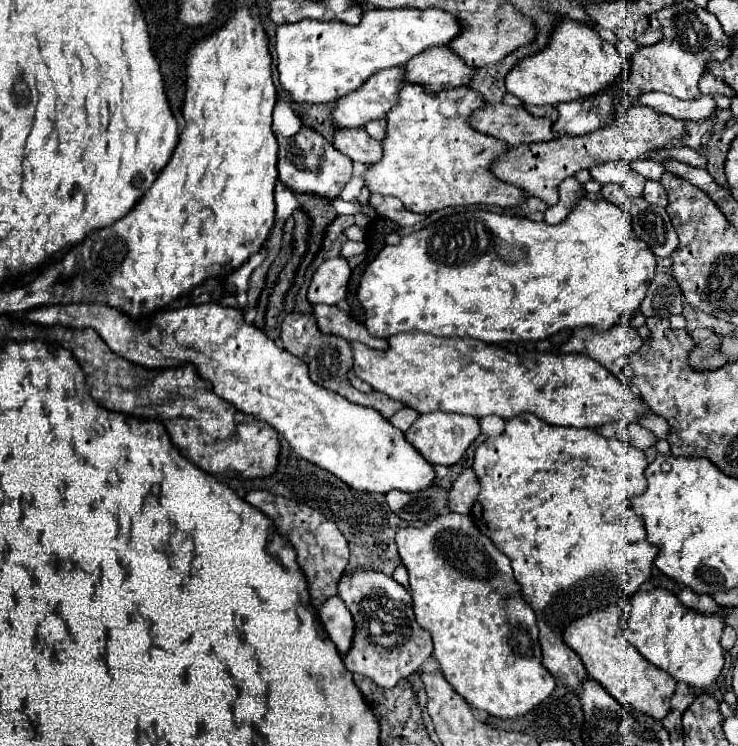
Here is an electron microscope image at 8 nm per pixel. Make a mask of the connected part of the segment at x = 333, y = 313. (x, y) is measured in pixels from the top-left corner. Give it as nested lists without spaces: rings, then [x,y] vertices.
[[[311,305],[311,311],[323,333],[339,335],[347,341],[361,341],[373,349],[387,349],[385,339],[371,337],[369,331],[365,329],[365,325],[353,321],[343,309],[333,307],[333,305]]]

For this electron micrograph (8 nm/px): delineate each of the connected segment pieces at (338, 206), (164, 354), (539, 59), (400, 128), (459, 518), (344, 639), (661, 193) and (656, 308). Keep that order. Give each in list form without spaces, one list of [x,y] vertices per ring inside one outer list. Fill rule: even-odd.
[[[341,197],[337,199],[331,199],[331,207],[337,211],[337,215],[357,215],[357,213],[363,213],[363,215],[369,215],[373,217],[373,211],[371,207],[359,207],[357,203],[349,203],[349,201],[343,201]]]
[[[75,303],[75,305],[53,305],[53,307],[39,307],[25,313],[25,319],[41,323],[41,325],[65,325],[75,329],[95,329],[99,337],[117,353],[119,357],[125,357],[127,361],[133,361],[137,365],[145,365],[147,369],[171,369],[177,365],[193,363],[197,367],[197,373],[211,381],[213,391],[229,401],[233,407],[237,407],[243,413],[253,415],[259,421],[265,421],[271,425],[283,439],[289,441],[291,449],[311,461],[313,465],[333,473],[337,479],[347,483],[349,487],[363,491],[363,493],[389,493],[391,489],[399,491],[419,491],[433,483],[435,471],[433,465],[427,463],[413,445],[409,445],[399,429],[395,429],[381,413],[369,407],[361,407],[357,403],[351,403],[349,399],[341,397],[339,393],[327,391],[325,387],[313,383],[307,373],[307,365],[293,357],[289,351],[279,349],[273,339],[269,339],[265,333],[255,329],[253,325],[247,325],[243,319],[243,313],[233,307],[223,307],[219,303],[203,303],[203,305],[187,305],[179,309],[169,309],[155,313],[151,319],[145,319],[143,325],[135,323],[125,317],[121,311],[111,309],[107,305],[89,305],[89,303]]]
[[[559,15],[555,19],[555,29],[551,31],[549,43],[543,47],[543,51],[521,59],[509,71],[509,77],[505,77],[505,85],[507,91],[519,97],[523,103],[557,105],[561,101],[585,99],[603,91],[627,67],[629,61],[619,55],[613,43],[601,39],[593,27]]]
[[[403,85],[401,93],[397,93],[397,105],[393,109],[389,109],[387,113],[387,129],[385,129],[385,139],[381,141],[383,145],[383,157],[381,161],[367,165],[365,171],[361,173],[361,179],[365,183],[365,187],[369,189],[369,193],[379,193],[383,197],[391,195],[397,197],[409,211],[413,213],[431,213],[431,211],[439,211],[451,205],[497,205],[497,207],[509,207],[509,205],[517,205],[523,201],[523,191],[499,181],[491,171],[489,165],[491,161],[505,153],[509,149],[507,143],[497,141],[493,137],[481,135],[479,131],[471,129],[467,125],[467,117],[483,107],[483,99],[469,87],[457,87],[457,89],[449,89],[443,91],[439,95],[429,95],[425,89],[421,89],[421,85]],[[447,101],[447,115],[441,113],[441,105]]]
[[[449,513],[437,517],[427,527],[405,527],[395,535],[399,555],[409,571],[409,589],[417,623],[433,637],[433,657],[441,663],[443,677],[473,707],[495,717],[513,719],[535,709],[555,689],[555,679],[541,665],[539,629],[531,605],[521,595],[509,557],[493,547],[487,535],[475,525],[471,515]]]
[[[329,597],[325,605],[317,607],[317,615],[331,641],[337,645],[337,649],[341,653],[347,653],[353,637],[353,619],[345,603],[339,597]]]
[[[645,181],[645,189],[641,197],[651,205],[659,205],[659,207],[667,205],[667,193],[659,181]]]
[[[659,271],[651,281],[647,295],[639,307],[645,317],[669,317],[671,313],[681,313],[683,293],[669,271]]]

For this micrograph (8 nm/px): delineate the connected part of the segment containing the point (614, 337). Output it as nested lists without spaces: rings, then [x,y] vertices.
[[[615,325],[607,331],[581,327],[575,329],[571,339],[559,347],[559,353],[585,353],[621,377],[625,361],[641,345],[643,339],[631,325]]]

